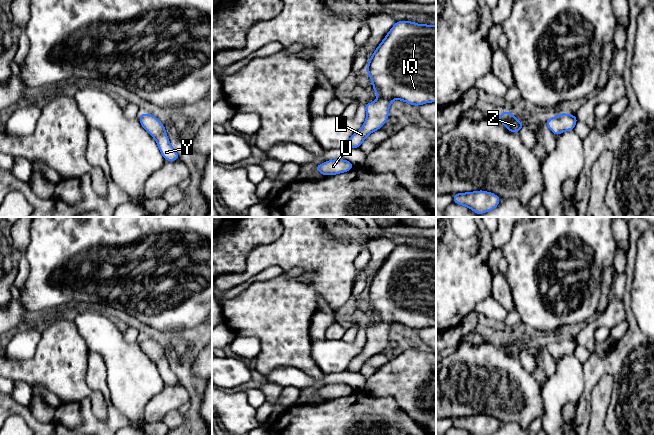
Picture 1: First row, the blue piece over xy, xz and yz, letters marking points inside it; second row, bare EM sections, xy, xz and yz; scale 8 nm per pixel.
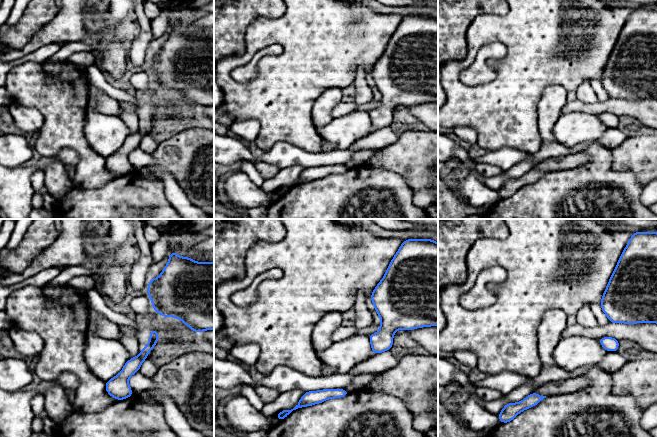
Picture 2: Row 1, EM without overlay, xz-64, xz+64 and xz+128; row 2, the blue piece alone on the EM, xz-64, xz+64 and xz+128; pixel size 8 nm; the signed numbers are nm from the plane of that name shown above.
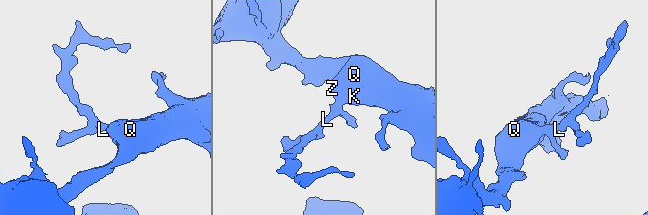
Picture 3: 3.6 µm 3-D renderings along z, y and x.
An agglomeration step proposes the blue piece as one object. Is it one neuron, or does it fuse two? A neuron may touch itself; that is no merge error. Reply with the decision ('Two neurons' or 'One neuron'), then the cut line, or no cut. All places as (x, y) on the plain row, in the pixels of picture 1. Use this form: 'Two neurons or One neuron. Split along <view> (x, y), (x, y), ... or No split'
One neuron. No split

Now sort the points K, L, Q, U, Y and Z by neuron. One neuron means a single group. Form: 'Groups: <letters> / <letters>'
Groups: K L Q U Y Z

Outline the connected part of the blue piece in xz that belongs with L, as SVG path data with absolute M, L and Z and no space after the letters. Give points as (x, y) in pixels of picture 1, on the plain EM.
M411 245L396 246L374 275L366 295L378 321L373 327L365 327L367 341L362 352L350 361L347 367L350 372L360 372L370 357L382 352L394 323L413 330L436 326L436 250Z

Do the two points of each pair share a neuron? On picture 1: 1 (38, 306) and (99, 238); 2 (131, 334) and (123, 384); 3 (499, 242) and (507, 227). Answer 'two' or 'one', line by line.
1: one
2: two
3: one

